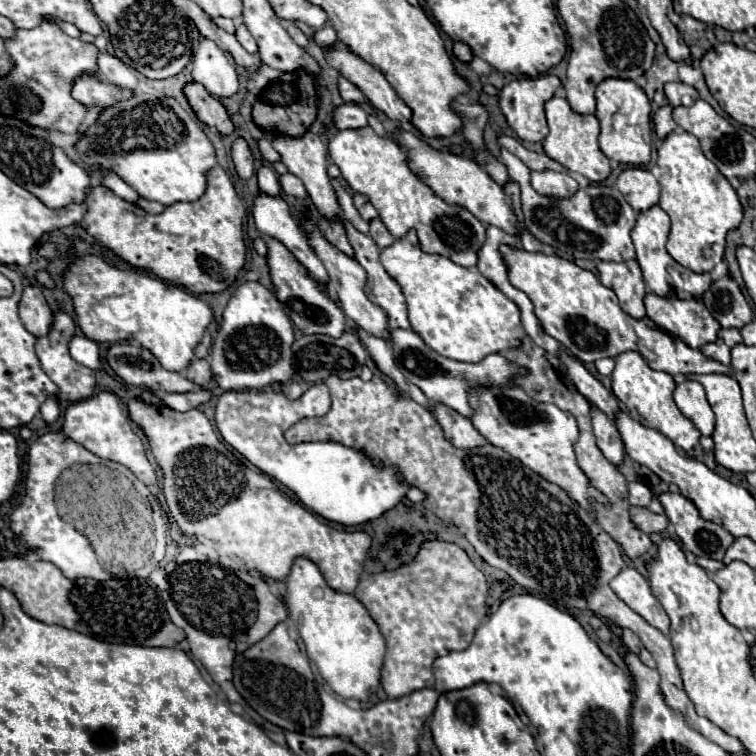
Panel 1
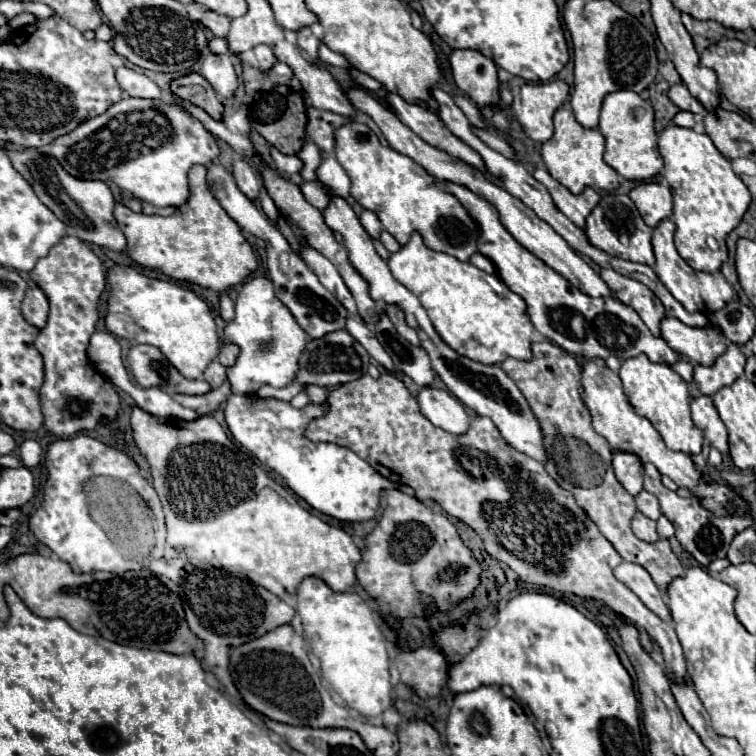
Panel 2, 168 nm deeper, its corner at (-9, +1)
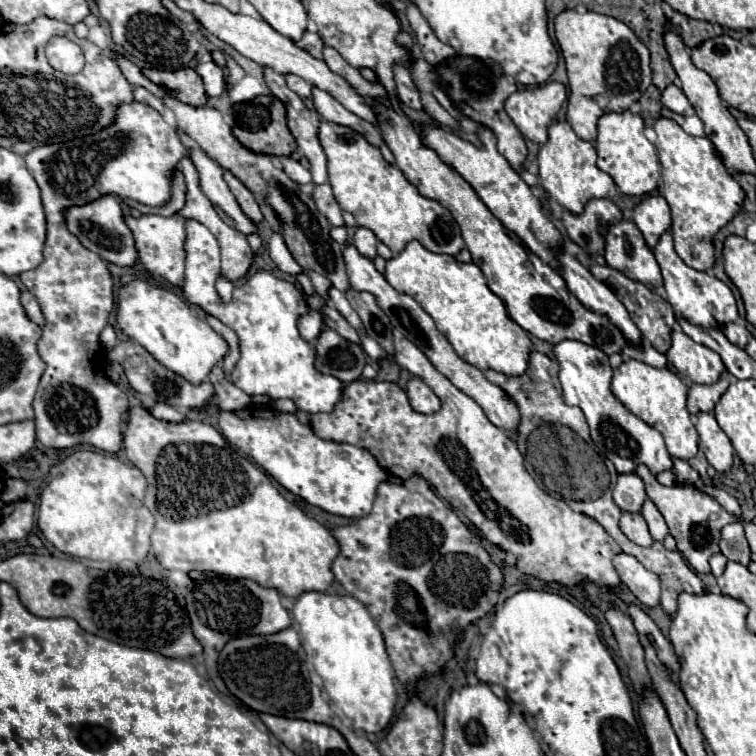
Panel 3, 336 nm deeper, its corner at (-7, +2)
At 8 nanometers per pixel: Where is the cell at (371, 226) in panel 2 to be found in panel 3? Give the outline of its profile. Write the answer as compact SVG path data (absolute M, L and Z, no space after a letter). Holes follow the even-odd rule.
M358 228L354 234L354 246L358 248L358 252L364 258L368 258L368 260L376 258L376 236L370 230Z

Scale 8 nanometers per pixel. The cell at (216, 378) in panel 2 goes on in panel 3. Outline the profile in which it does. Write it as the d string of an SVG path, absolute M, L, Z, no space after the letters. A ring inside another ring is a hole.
M214 366L208 374L208 380L212 382L214 390L216 390L216 398L218 398L218 408L220 410L242 410L248 408L252 404L252 398L248 394L244 394L242 390L238 390L224 374L224 370L220 366Z

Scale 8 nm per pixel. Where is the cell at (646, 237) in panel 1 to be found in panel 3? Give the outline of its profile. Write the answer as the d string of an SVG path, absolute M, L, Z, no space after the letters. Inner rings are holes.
M664 232L660 236L660 242L654 248L654 256L660 264L662 278L664 278L664 290L666 290L666 300L672 304L676 318L684 318L694 326L702 328L724 328L730 322L738 320L738 310L736 310L736 298L732 290L718 280L716 276L708 272L698 272L694 268L688 268L680 256L676 254L672 246L672 236L670 232Z

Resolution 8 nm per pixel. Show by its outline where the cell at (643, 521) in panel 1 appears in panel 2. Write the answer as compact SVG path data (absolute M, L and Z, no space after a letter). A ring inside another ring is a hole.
M638 511L634 515L634 519L632 519L632 531L634 531L634 535L638 539L648 541L648 543L652 543L652 541L656 541L660 537L658 531L656 531L656 521L648 519L646 515L640 515Z

